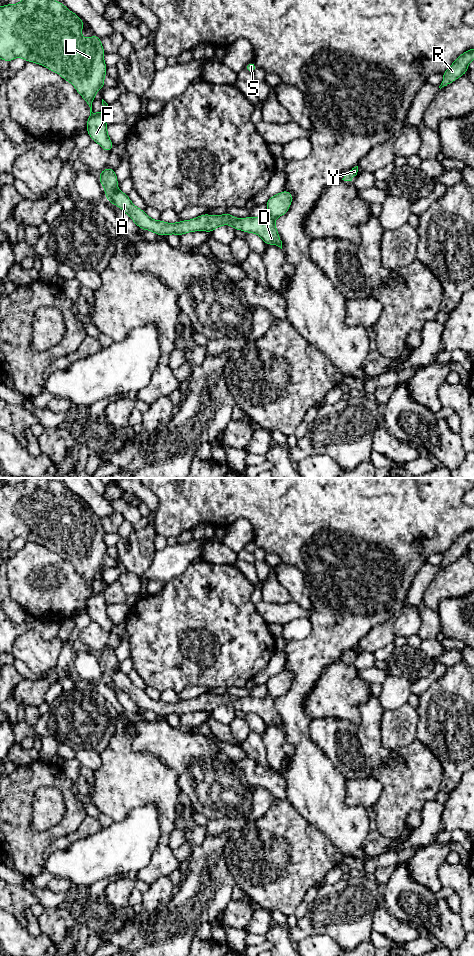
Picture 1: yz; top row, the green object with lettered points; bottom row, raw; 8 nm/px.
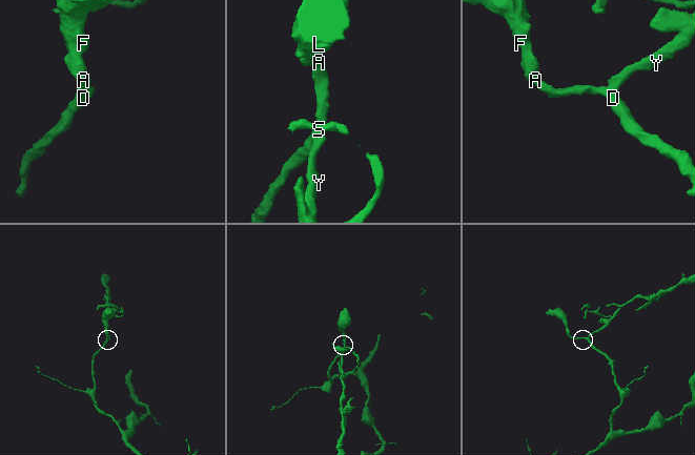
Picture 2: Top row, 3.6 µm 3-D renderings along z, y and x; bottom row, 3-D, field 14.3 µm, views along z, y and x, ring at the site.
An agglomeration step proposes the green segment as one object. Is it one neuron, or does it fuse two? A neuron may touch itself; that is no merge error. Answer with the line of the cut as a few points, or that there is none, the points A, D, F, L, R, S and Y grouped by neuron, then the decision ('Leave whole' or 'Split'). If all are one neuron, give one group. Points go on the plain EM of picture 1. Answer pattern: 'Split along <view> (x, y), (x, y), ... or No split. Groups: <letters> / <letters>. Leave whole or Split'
Split along yz (267, 695), (274, 699). Groups: A D F L / R S Y. Split

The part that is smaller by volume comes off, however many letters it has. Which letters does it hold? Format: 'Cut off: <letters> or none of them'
Cut off: R, S, Y

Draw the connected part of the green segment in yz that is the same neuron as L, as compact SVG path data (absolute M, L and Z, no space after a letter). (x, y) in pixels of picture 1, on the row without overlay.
M24 478L14 485L6 483L0 487L0 539L10 543L20 537L26 542L40 544L70 562L90 587L85 608L91 620L106 632L111 632L113 624L107 613L108 604L105 599L108 584L102 579L102 591L97 594L92 592L96 572L105 568L106 533L96 514L91 518L81 517L83 506L84 501L79 496L52 478Z

